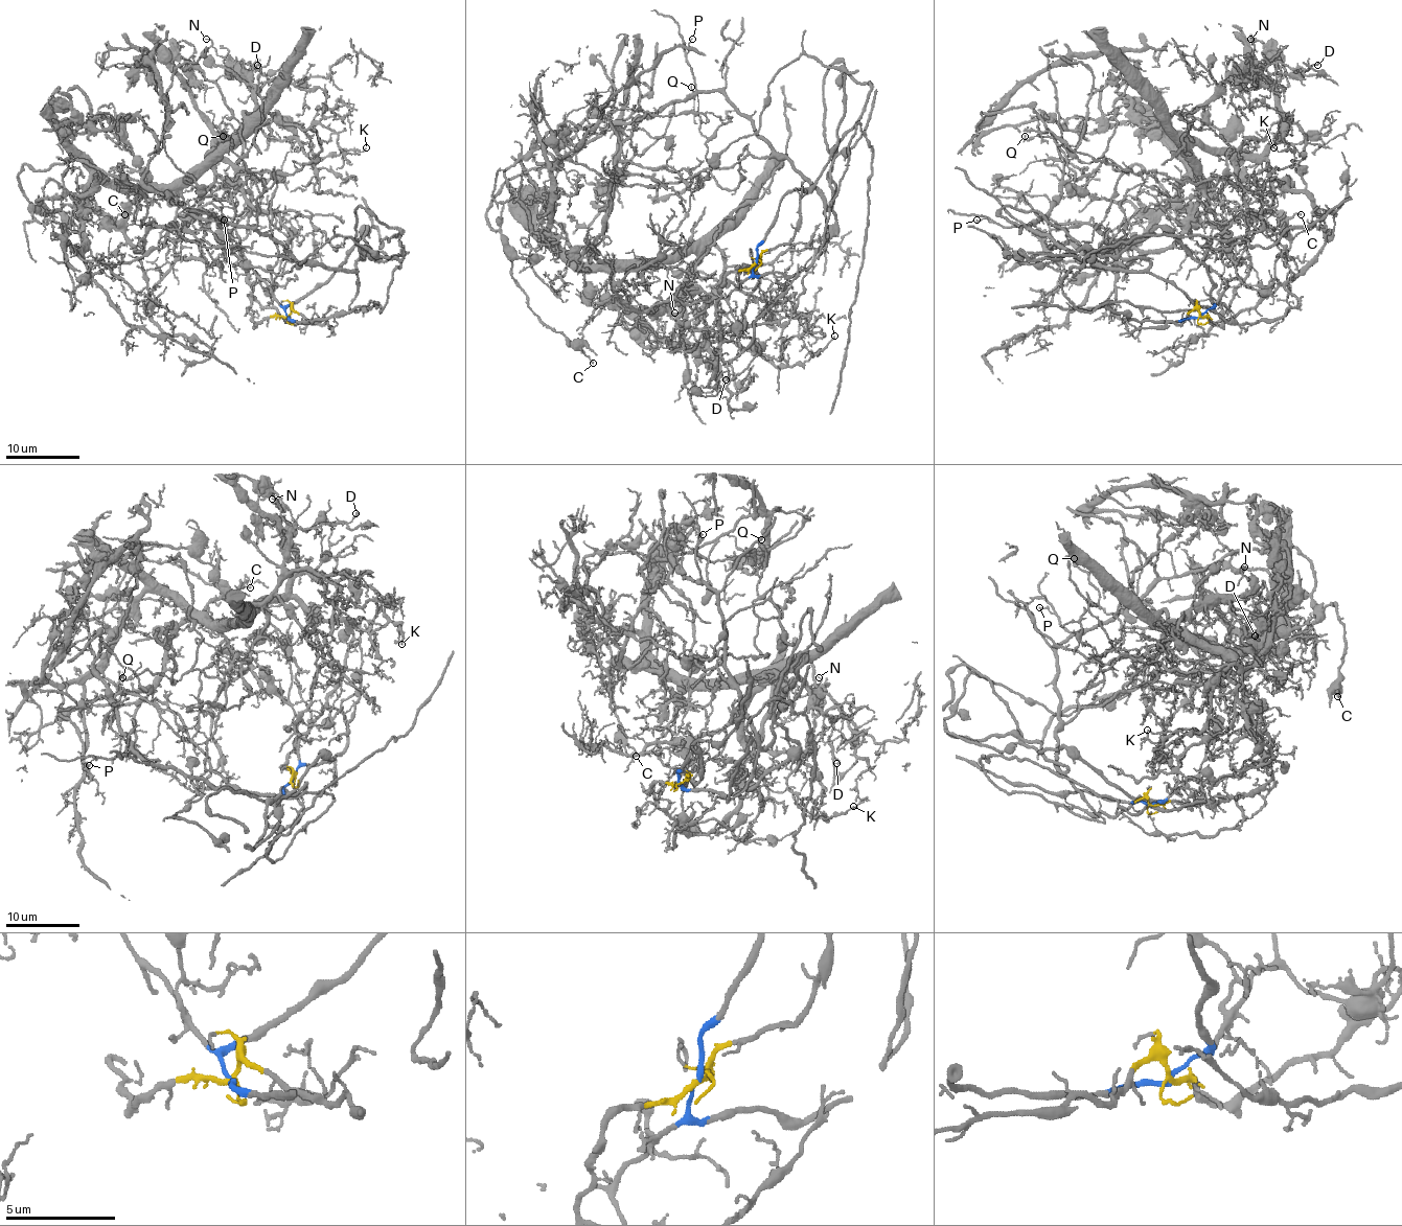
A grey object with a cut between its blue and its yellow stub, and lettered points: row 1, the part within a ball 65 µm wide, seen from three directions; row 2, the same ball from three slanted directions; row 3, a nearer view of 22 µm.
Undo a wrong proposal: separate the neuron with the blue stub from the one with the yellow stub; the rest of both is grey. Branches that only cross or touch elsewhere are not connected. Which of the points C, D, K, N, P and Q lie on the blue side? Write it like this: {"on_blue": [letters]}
{"on_blue": ["C", "P", "Q"]}

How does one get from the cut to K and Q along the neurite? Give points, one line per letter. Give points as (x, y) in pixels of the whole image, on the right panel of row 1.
K: (1199, 317), (1218, 324), (1254, 309), (1324, 245), (1319, 208), (1266, 156), (1286, 117), (1305, 156), (1273, 148)
Q: (1199, 317), (1213, 280), (1158, 226), (1120, 256), (1144, 271), (1084, 250), (1127, 172), (1024, 136)

